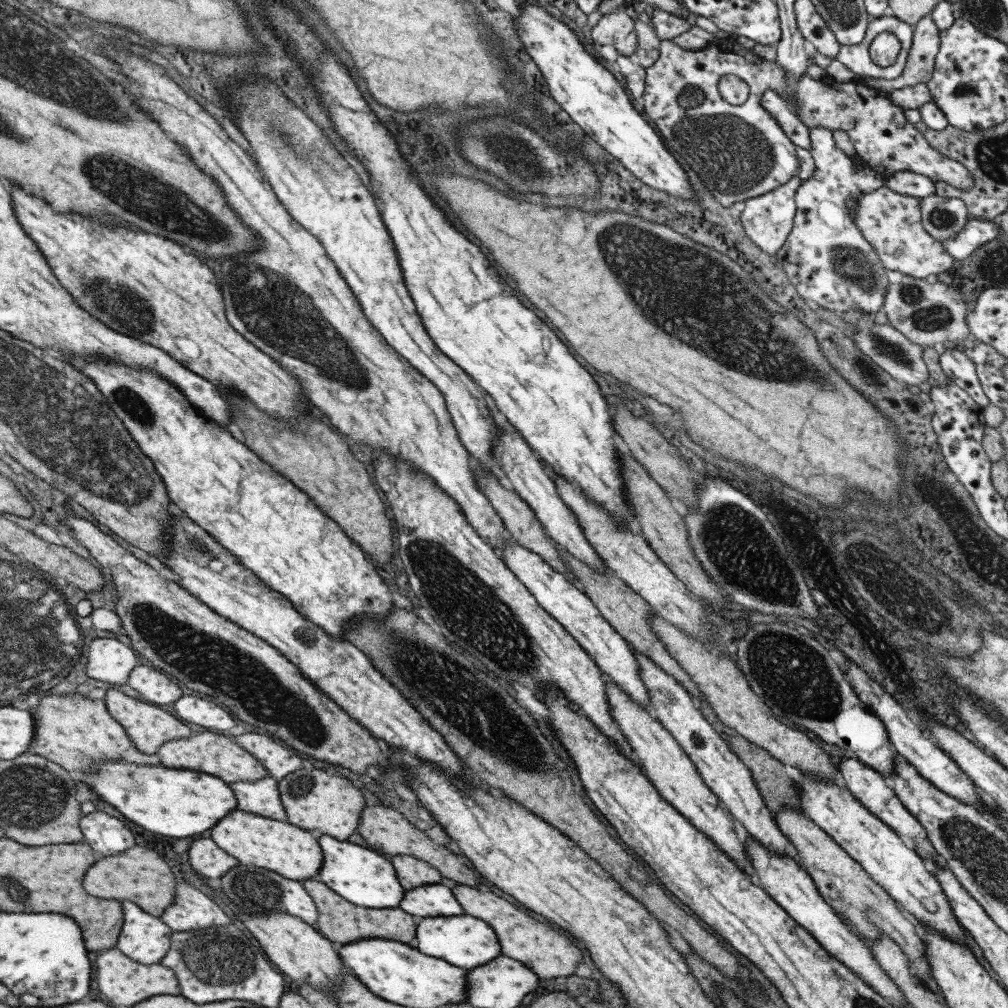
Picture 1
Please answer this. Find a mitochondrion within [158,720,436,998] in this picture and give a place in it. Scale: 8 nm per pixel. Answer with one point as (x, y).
(217, 958)

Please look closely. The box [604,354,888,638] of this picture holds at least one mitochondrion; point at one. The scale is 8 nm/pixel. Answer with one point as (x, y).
(736, 546)

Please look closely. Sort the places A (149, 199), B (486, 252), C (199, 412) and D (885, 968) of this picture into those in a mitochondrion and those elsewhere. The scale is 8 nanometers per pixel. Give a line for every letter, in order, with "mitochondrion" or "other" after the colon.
A: mitochondrion
B: other
C: other
D: other

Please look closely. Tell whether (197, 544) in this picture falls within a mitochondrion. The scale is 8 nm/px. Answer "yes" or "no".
yes

